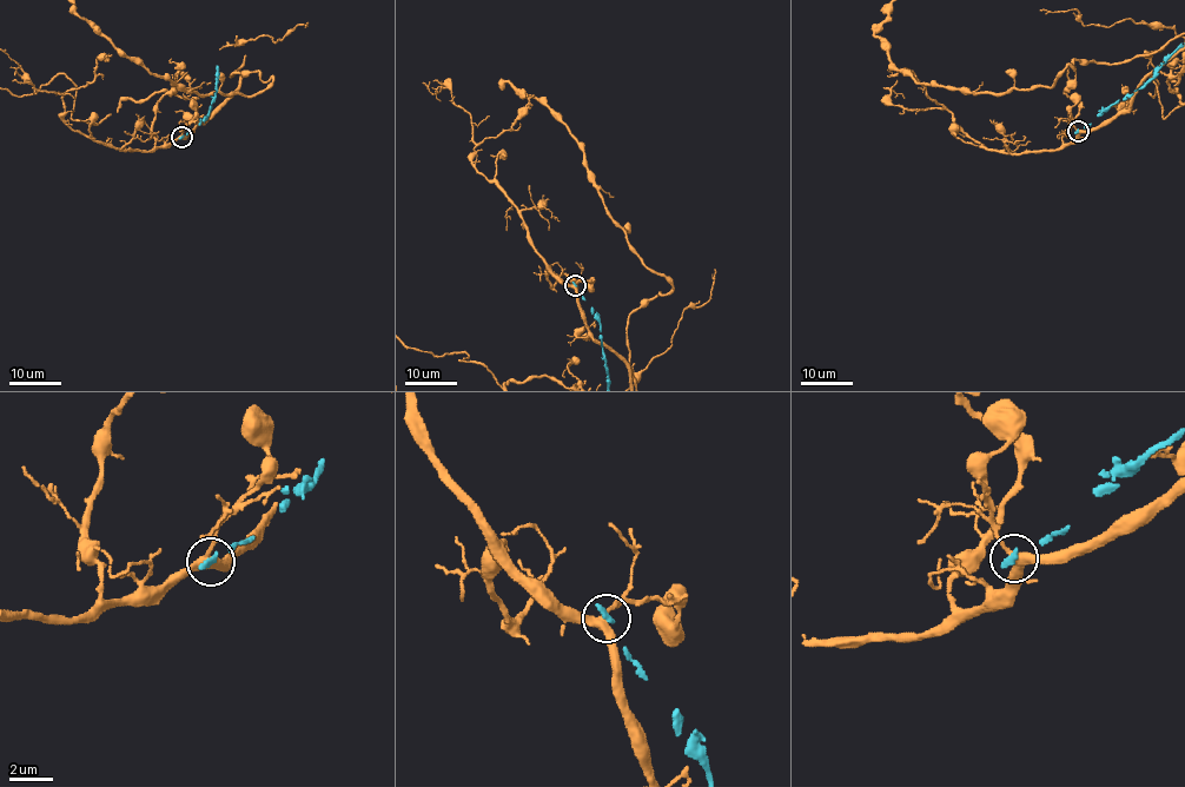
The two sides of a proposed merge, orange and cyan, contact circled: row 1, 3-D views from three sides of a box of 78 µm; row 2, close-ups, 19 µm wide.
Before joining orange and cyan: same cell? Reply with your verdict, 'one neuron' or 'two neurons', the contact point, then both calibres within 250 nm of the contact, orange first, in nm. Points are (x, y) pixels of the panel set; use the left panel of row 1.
two neurons | (181, 137) | 340/260 nm

